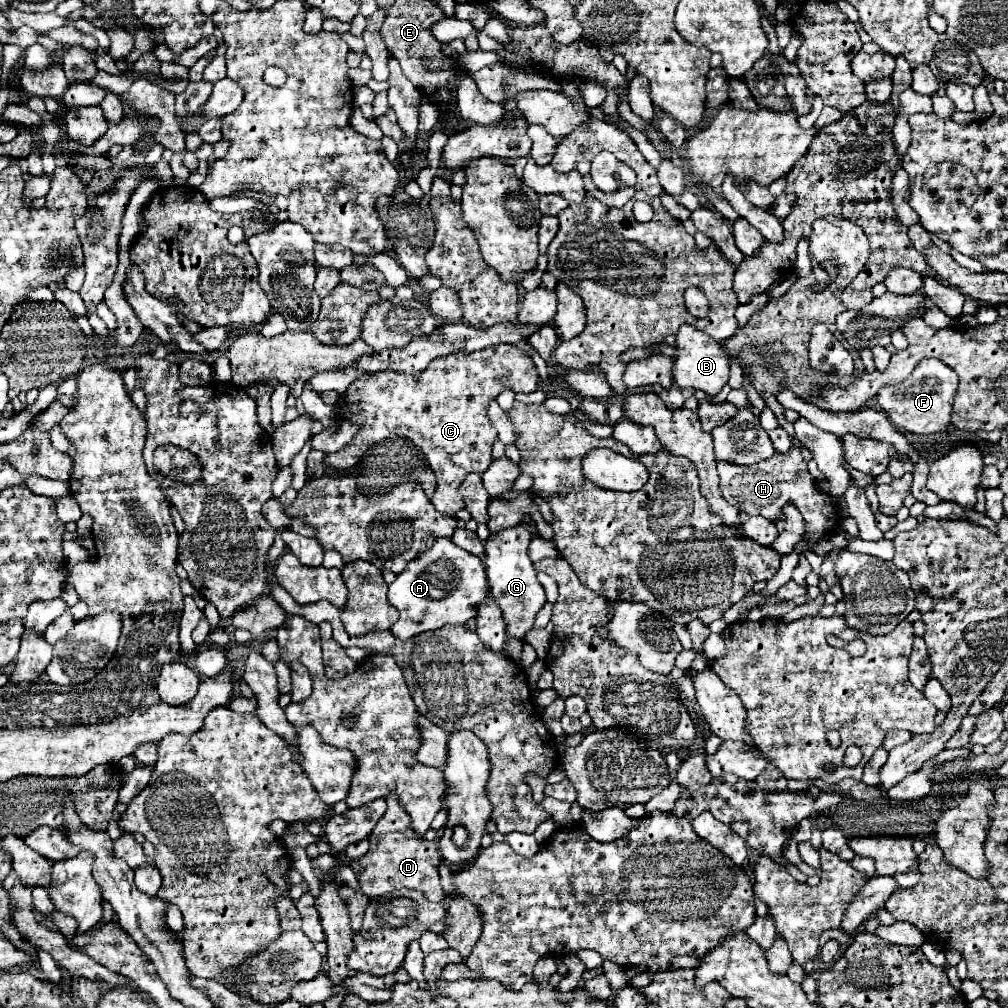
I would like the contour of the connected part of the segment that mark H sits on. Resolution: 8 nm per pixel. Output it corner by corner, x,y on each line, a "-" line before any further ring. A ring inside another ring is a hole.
789,448
785,454
773,454
769,460
751,466
739,466
725,460
717,460
717,474
721,480
721,496
747,514
761,514
769,520
777,520
781,516
783,504
795,504
807,522
807,538
823,536
833,532
839,522
839,510
833,498
821,492
815,486
813,476
807,470
807,462
803,462
799,448

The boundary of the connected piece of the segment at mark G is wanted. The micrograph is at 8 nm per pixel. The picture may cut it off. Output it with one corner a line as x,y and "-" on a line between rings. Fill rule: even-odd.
521,522
513,528
491,534
485,542
483,566
485,566
487,578
489,578
491,594
493,594
495,602
499,604
499,608
503,612
507,634
511,634
513,638
519,638
519,640
523,640
525,634
533,628
535,614
547,602
545,600
545,590
537,580
537,572
533,568
533,562
527,556
527,548
529,548
529,542
531,542
533,534
535,534
533,526
529,522

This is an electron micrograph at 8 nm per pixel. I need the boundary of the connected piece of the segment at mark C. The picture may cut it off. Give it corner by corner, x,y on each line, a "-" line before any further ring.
495,344
479,352
471,354
449,354
443,358
433,360
427,370
417,372
417,374
397,374
397,372
377,372
373,376
361,378
355,384
349,386
347,398
351,402
357,402
361,412
353,418
351,422
359,424
361,430
357,436
339,452
327,454
325,464
335,464
327,466
331,472
341,472
343,468
353,468
357,464
379,464
379,474
395,474
395,460
405,460
407,452
421,450
427,458
427,464
437,476
437,490
433,494
435,508
445,514
455,514
459,512
465,504
457,492
459,484
469,472
483,472
487,464
491,464
491,444
497,438
497,432
491,428
487,416
487,404
497,398
501,390
513,390
513,392
535,392
539,388
539,372
533,364
533,360
519,350
513,344

